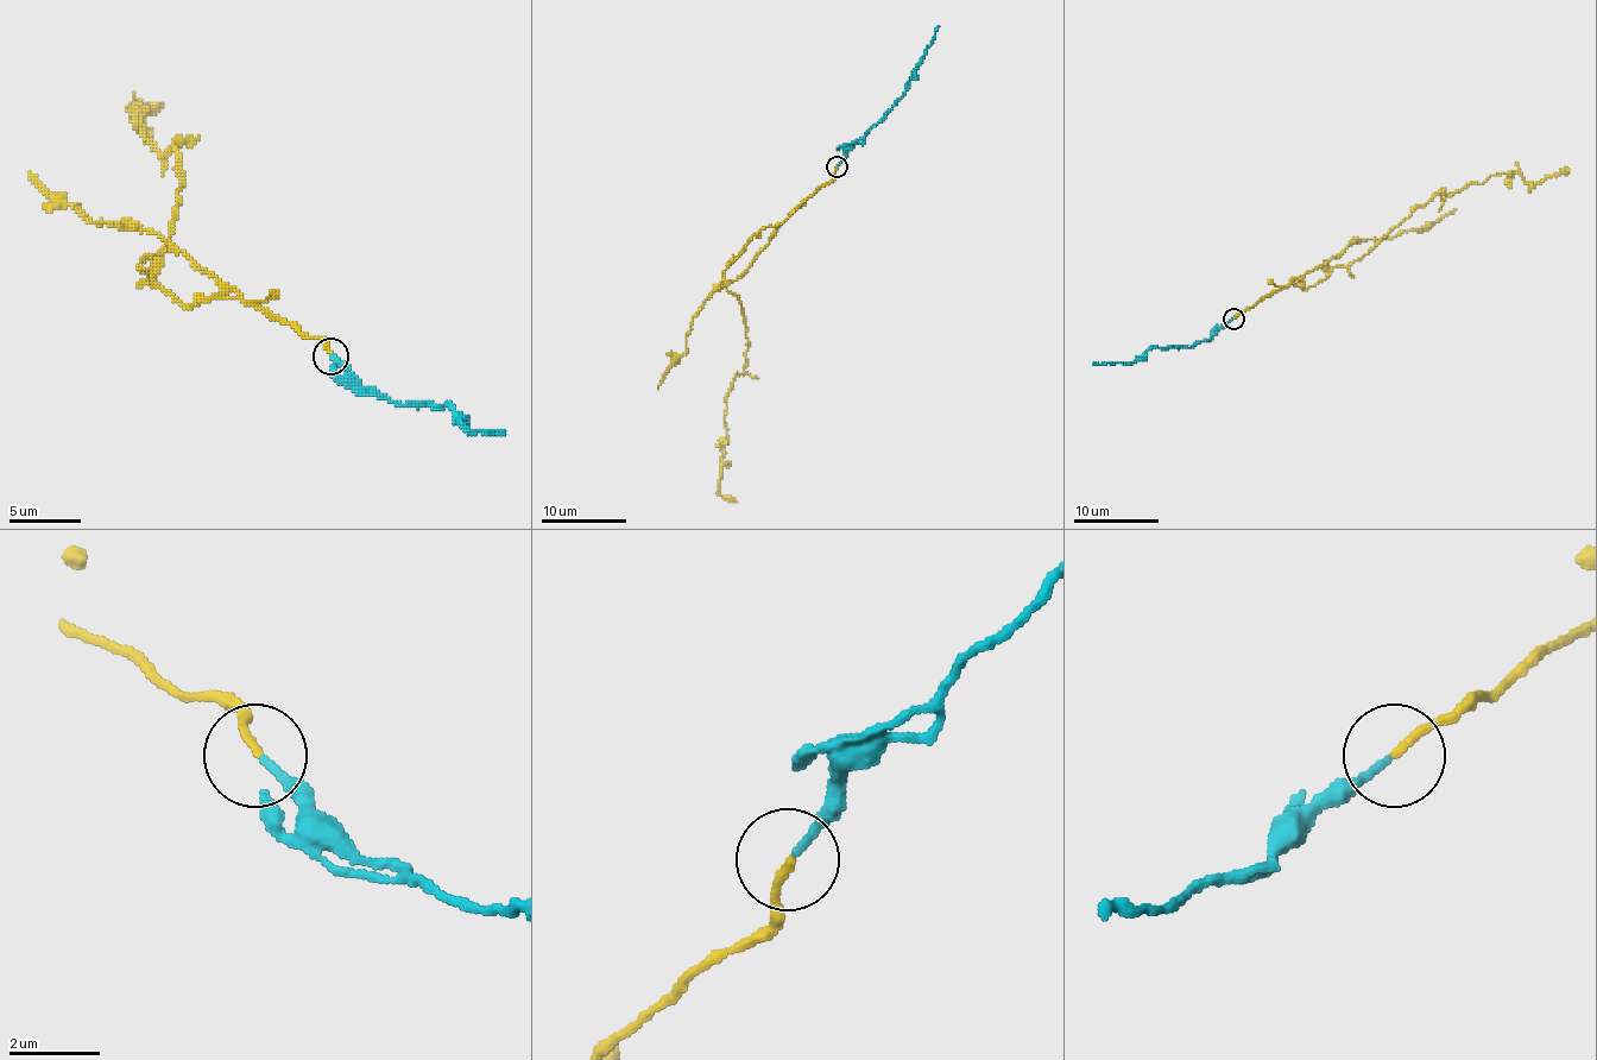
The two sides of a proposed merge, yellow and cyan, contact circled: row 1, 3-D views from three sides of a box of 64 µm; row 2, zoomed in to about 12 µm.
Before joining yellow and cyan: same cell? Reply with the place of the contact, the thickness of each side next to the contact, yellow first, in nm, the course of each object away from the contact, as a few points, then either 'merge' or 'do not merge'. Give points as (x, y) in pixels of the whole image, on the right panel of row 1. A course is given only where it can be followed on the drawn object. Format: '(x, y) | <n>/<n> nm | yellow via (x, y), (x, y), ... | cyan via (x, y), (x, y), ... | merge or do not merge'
(1233, 319) | 180/170 nm | yellow via (1233, 317), (1289, 284), (1308, 288), (1364, 256), (1439, 194), (1443, 199), (1502, 172), (1539, 183), (1569, 169) | cyan via (1232, 317), (1209, 341), (1198, 341), (1190, 347), (1150, 347), (1131, 363), (1093, 363) | do not merge

